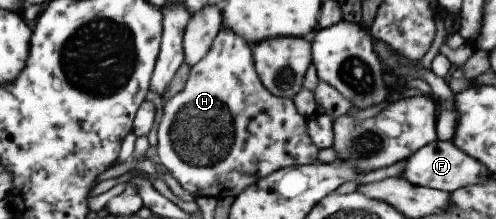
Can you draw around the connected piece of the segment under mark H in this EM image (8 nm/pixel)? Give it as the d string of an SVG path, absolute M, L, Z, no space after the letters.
M226 27L217 33L204 59L191 67L184 90L168 99L162 109L156 159L196 199L236 198L246 187L276 171L317 162L319 150L308 135L307 119L296 111L292 99L276 97L264 87L256 73L251 45Z

